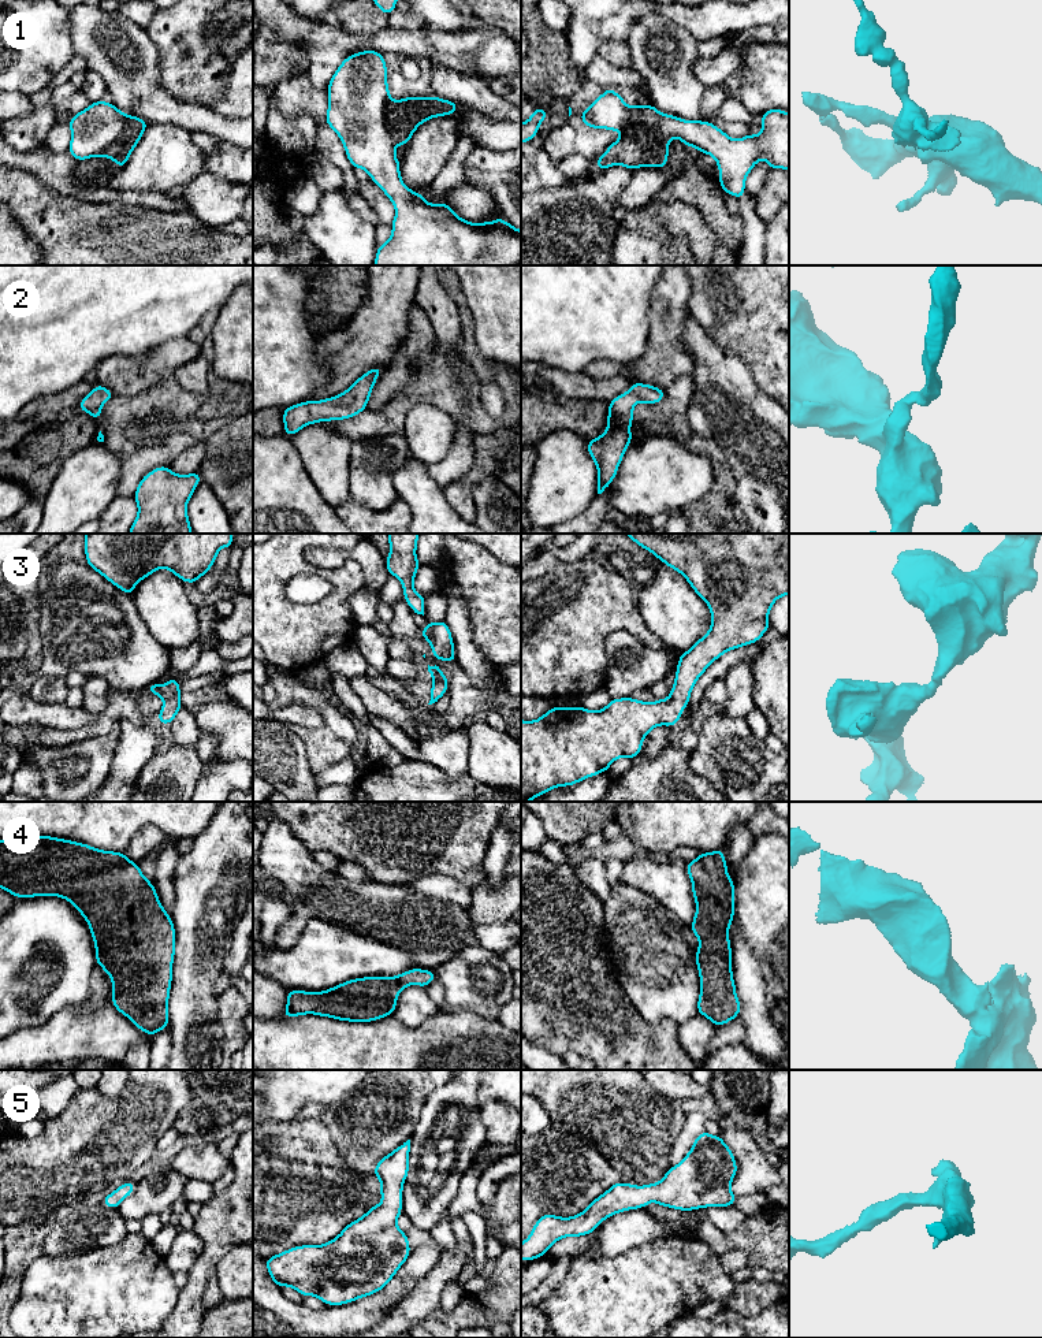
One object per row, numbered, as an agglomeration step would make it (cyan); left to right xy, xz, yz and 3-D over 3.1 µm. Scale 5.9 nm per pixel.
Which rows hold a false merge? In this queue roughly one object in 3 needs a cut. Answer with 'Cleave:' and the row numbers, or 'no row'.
Cleave: 1

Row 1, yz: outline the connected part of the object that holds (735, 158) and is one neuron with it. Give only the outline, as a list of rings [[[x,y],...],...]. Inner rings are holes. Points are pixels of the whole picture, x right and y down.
[[[607,88],[584,112],[580,112],[581,122],[591,129],[606,129],[618,131],[629,123],[634,116],[643,124],[647,124],[669,137],[678,138],[685,146],[693,146],[700,153],[707,153],[717,160],[719,170],[719,186],[726,194],[737,198],[745,196],[745,179],[755,164],[764,159],[770,167],[782,168],[789,171],[789,114],[779,109],[769,109],[762,116],[762,131],[758,135],[747,134],[744,138],[730,138],[725,131],[718,129],[711,122],[703,120],[685,120],[678,116],[659,112],[654,104],[651,105],[633,105],[625,104],[621,94],[615,93],[613,88]]]

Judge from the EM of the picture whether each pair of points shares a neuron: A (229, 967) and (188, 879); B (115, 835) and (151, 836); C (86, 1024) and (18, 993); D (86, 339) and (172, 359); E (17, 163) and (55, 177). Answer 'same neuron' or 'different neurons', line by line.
A: different neurons
B: different neurons
C: different neurons
D: different neurons
E: same neuron

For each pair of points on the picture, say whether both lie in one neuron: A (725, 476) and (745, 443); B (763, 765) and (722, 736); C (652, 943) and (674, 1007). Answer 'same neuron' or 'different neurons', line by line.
A: different neurons
B: same neuron
C: same neuron

